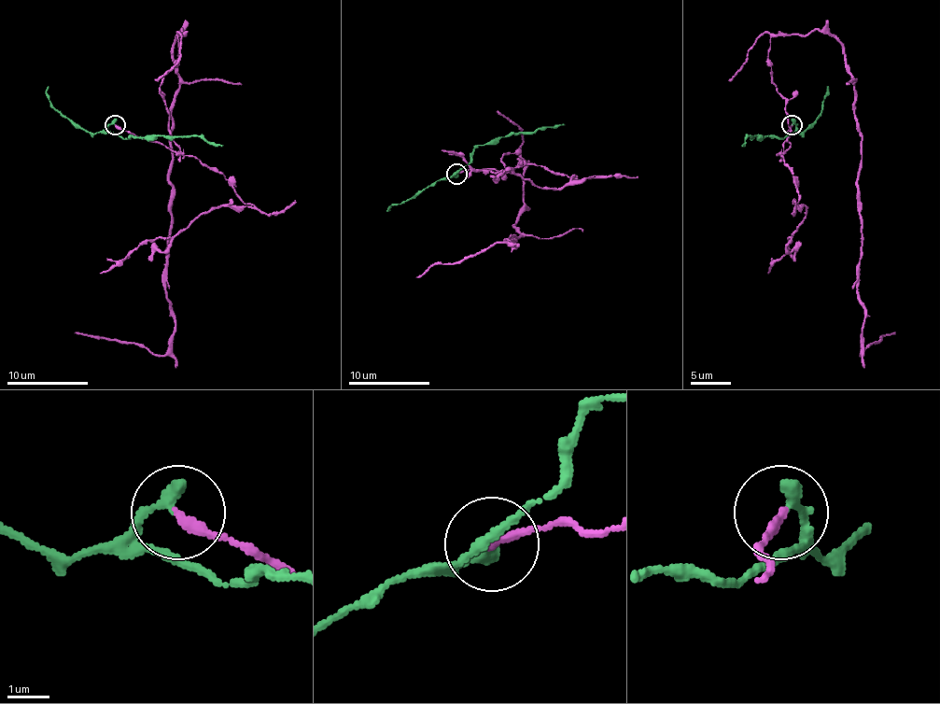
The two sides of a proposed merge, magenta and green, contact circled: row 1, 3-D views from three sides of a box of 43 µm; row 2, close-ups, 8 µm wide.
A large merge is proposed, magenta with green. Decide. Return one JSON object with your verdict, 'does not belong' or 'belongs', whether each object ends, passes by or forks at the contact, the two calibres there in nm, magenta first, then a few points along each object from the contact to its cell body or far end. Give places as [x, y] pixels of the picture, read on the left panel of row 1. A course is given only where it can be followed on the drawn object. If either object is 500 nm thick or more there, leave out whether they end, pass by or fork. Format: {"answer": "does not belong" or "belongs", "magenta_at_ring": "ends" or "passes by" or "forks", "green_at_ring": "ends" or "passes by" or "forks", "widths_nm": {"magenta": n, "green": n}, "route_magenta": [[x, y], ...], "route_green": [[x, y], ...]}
{"answer": "does not belong", "magenta_at_ring": "ends", "green_at_ring": "ends", "widths_nm": {"magenta": 220, "green": 300}, "route_magenta": [[116, 125], [178, 149], [161, 92], [183, 30], [173, 46], [173, 346], [152, 355], [75, 332]], "route_green": [[114, 125], [111, 123], [107, 129], [123, 137], [203, 135], [223, 146]]}

